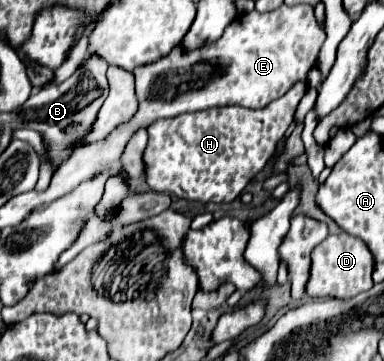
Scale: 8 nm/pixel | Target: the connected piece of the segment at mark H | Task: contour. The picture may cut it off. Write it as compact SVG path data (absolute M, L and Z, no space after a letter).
M296 81L284 97L266 105L266 109L244 109L244 107L214 107L196 113L182 113L170 119L158 119L148 127L148 145L144 149L144 179L152 191L174 193L184 201L196 203L230 203L242 189L266 167L274 155L276 143L284 137L288 125L294 121L294 111L306 93L306 81Z

